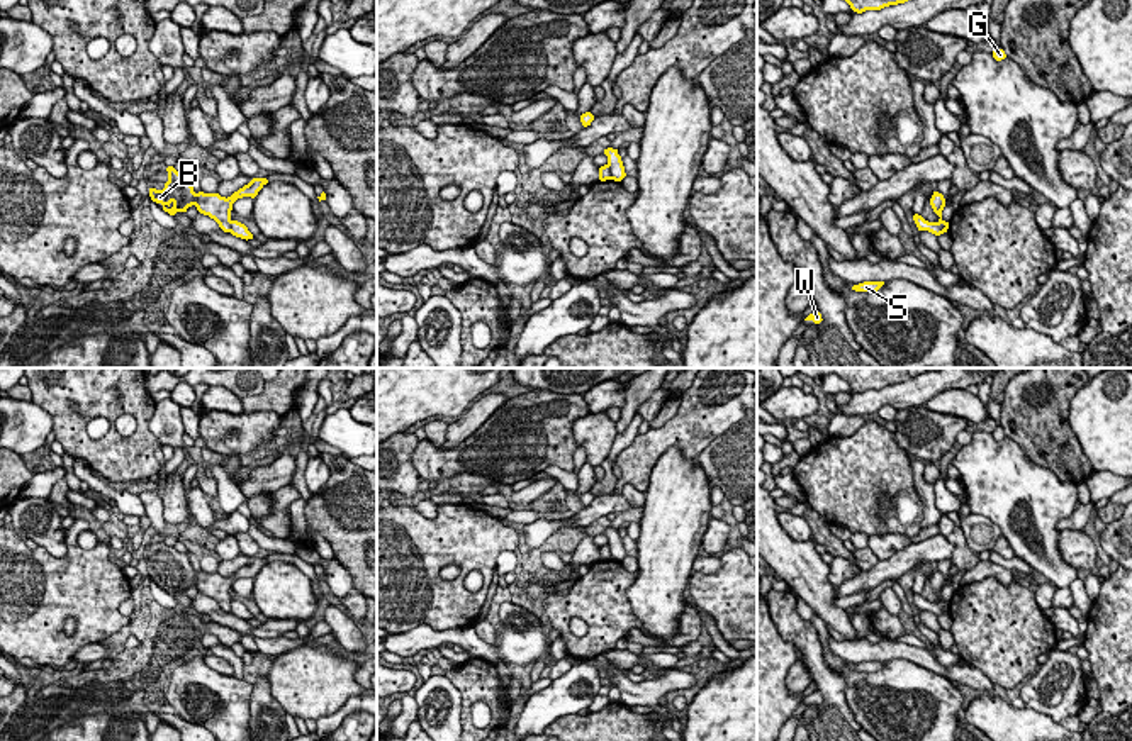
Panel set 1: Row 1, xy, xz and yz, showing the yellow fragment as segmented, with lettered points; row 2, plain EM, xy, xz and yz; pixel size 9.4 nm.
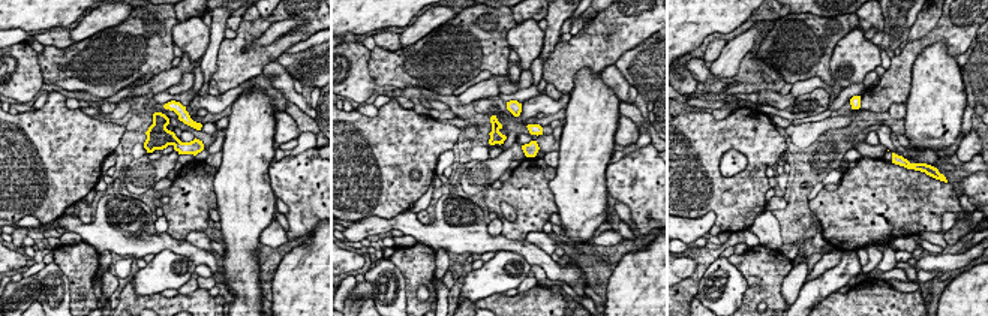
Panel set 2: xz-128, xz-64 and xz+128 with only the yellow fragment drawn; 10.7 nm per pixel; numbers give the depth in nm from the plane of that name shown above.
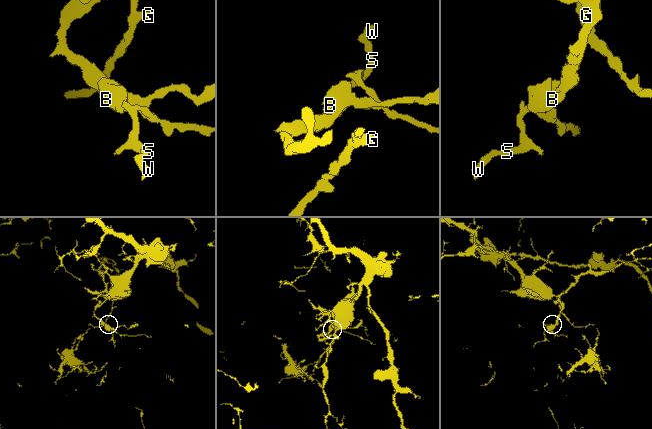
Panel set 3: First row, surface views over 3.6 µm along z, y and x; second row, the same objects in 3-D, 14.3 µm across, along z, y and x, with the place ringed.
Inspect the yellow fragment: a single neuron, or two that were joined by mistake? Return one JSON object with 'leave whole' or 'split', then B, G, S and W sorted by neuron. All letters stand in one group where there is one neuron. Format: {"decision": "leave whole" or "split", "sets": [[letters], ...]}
{"decision": "split", "sets": [["B", "G"], ["S", "W"]]}

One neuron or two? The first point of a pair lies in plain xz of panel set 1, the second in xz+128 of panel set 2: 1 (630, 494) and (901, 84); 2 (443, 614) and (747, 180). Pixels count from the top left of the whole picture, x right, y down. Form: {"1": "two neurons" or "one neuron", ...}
{"1": "two neurons", "2": "one neuron"}

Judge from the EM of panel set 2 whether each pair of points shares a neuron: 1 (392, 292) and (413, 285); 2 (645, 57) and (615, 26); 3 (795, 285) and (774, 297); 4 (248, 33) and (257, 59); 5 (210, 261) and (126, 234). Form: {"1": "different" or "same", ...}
{"1": "different", "2": "different", "3": "different", "4": "same", "5": "same"}

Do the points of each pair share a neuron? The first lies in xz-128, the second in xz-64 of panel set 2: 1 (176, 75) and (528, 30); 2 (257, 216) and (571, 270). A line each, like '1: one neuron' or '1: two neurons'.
1: two neurons
2: two neurons

